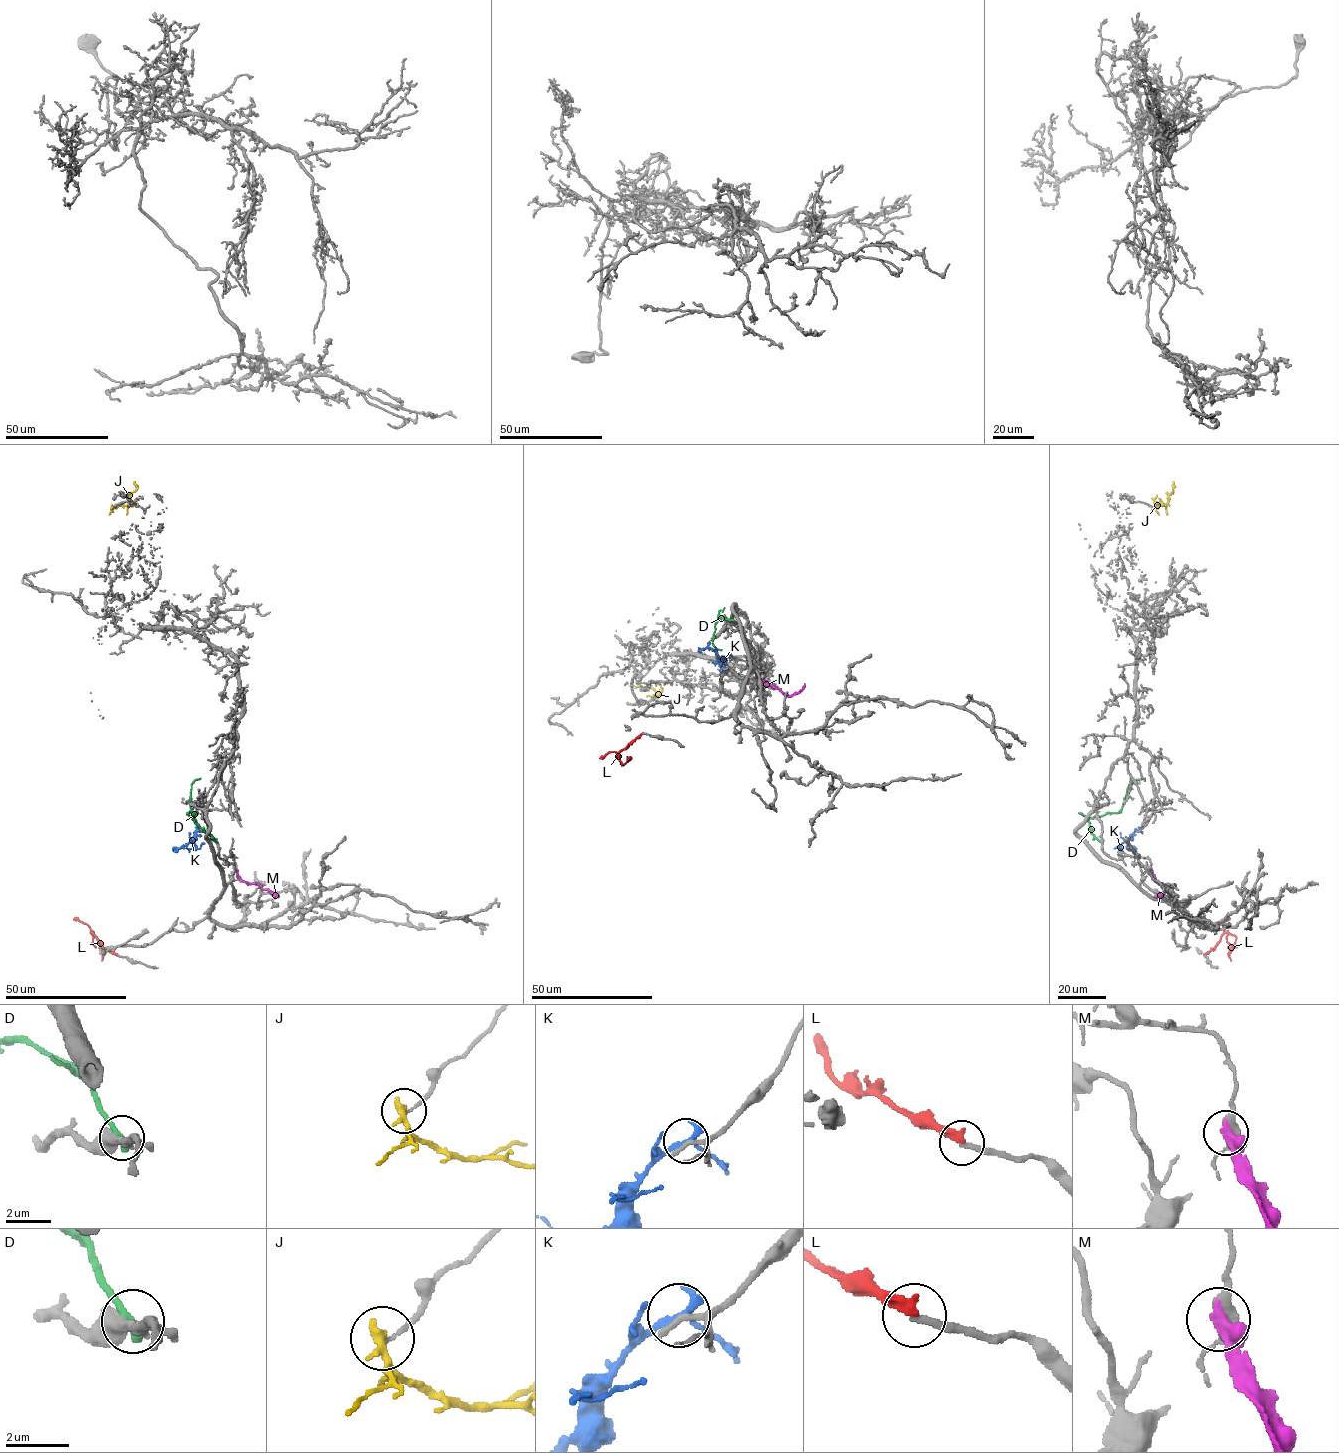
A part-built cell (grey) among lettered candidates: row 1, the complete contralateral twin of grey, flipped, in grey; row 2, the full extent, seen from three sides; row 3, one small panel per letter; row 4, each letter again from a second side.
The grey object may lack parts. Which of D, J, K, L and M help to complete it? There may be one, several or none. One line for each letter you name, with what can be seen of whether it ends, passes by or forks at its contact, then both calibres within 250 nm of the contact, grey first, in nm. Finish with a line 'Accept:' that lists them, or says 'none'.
Accept: none

